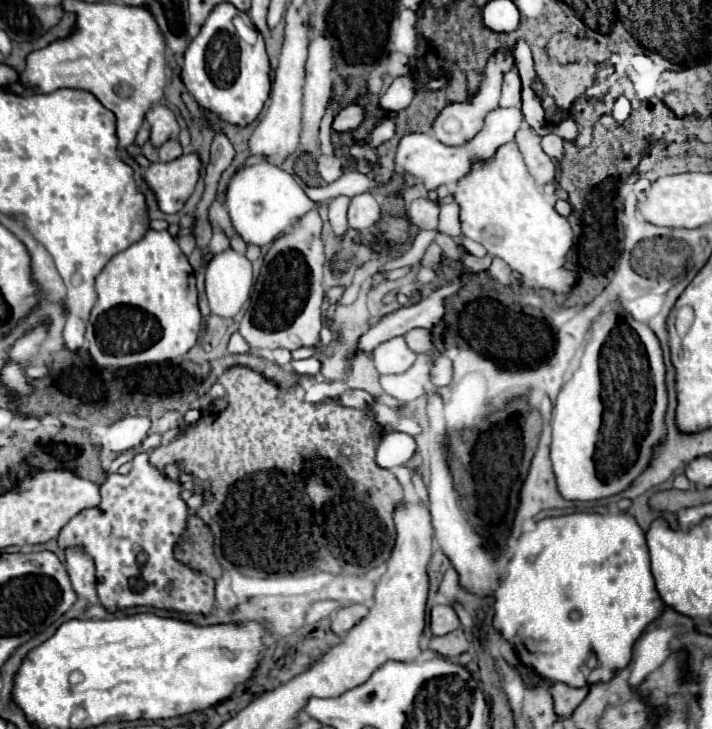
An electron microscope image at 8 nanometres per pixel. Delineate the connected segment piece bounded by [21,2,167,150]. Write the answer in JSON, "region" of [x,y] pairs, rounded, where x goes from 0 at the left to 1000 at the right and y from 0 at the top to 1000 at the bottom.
{"region":[[[164,3],[122,5],[108,16],[108,44],[94,55],[80,55],[60,69],[38,77],[38,93],[29,99],[35,112],[49,126],[77,126],[80,121],[114,121],[131,126],[139,140],[164,159],[167,203],[178,203],[215,140],[229,134],[235,115],[232,104],[232,52],[198,8],[170,8]]]}

